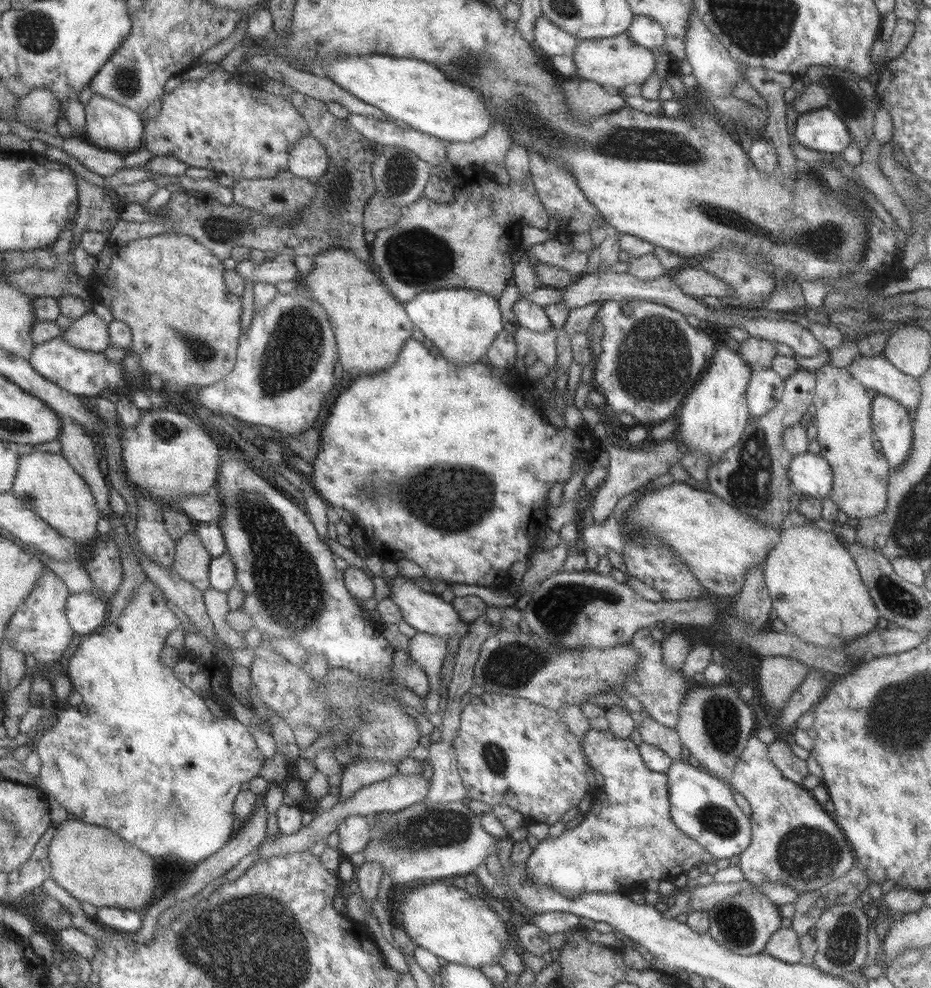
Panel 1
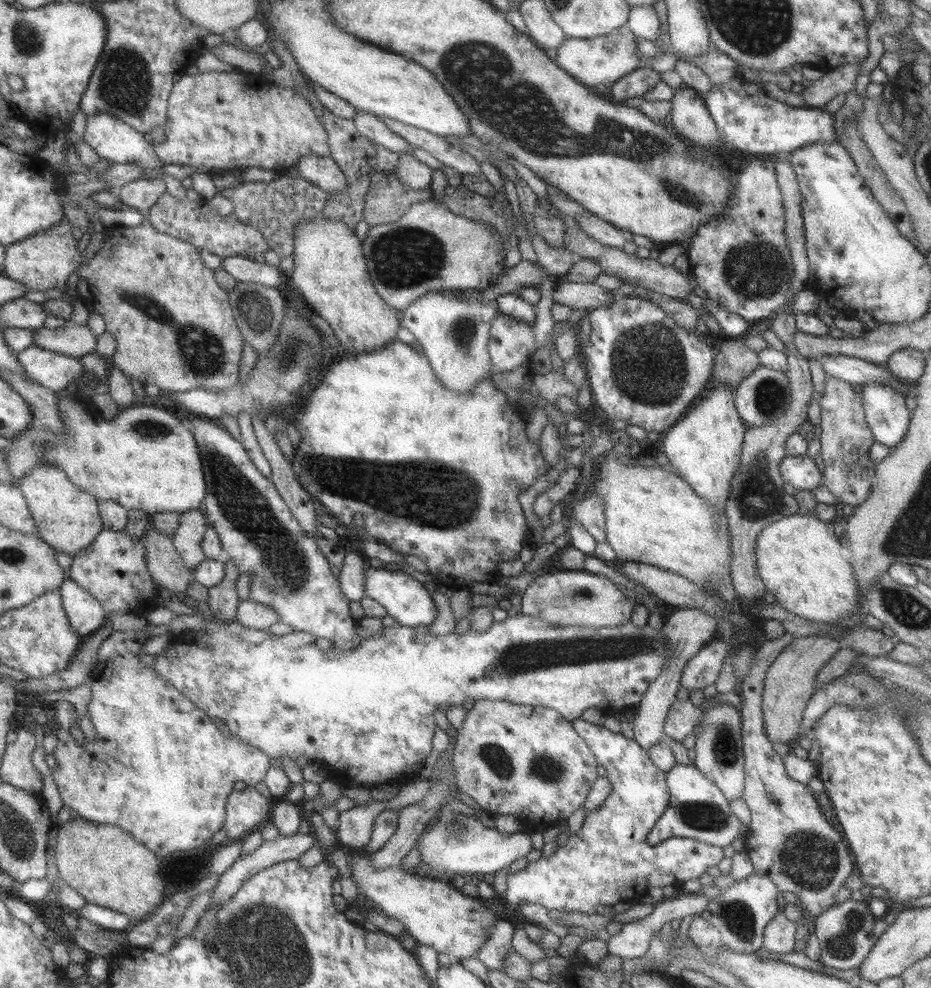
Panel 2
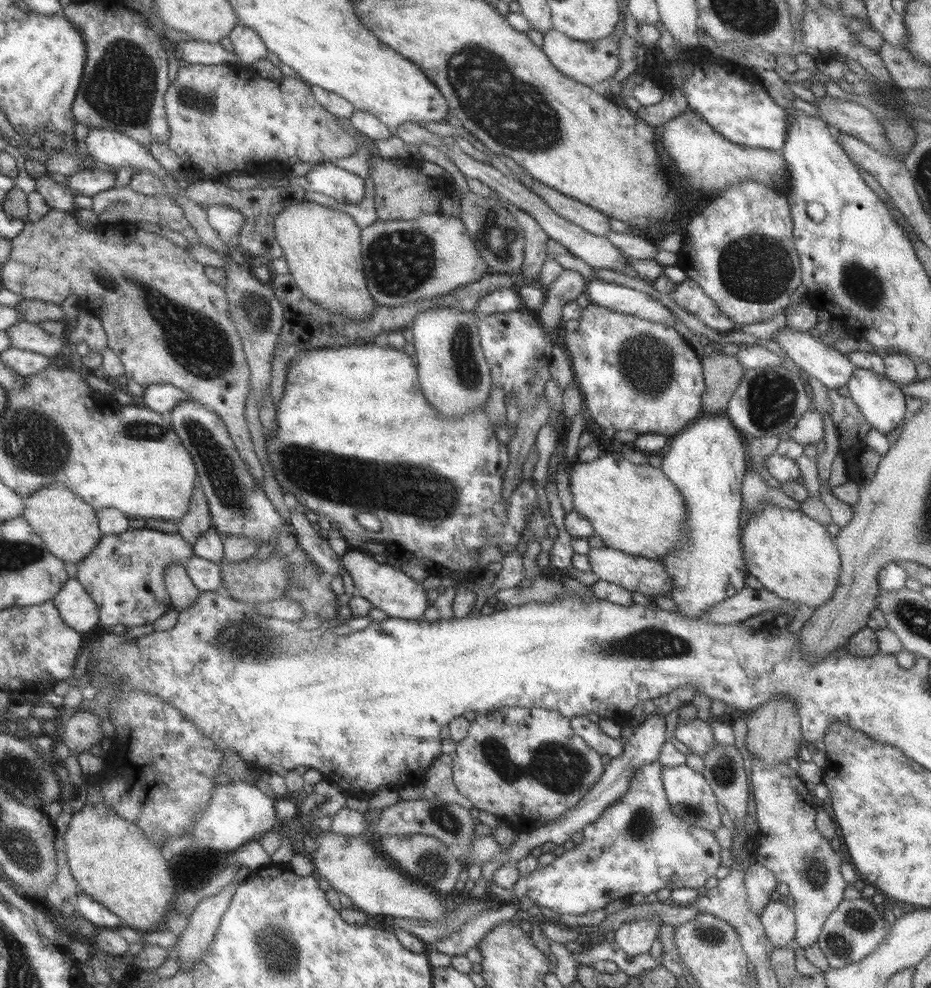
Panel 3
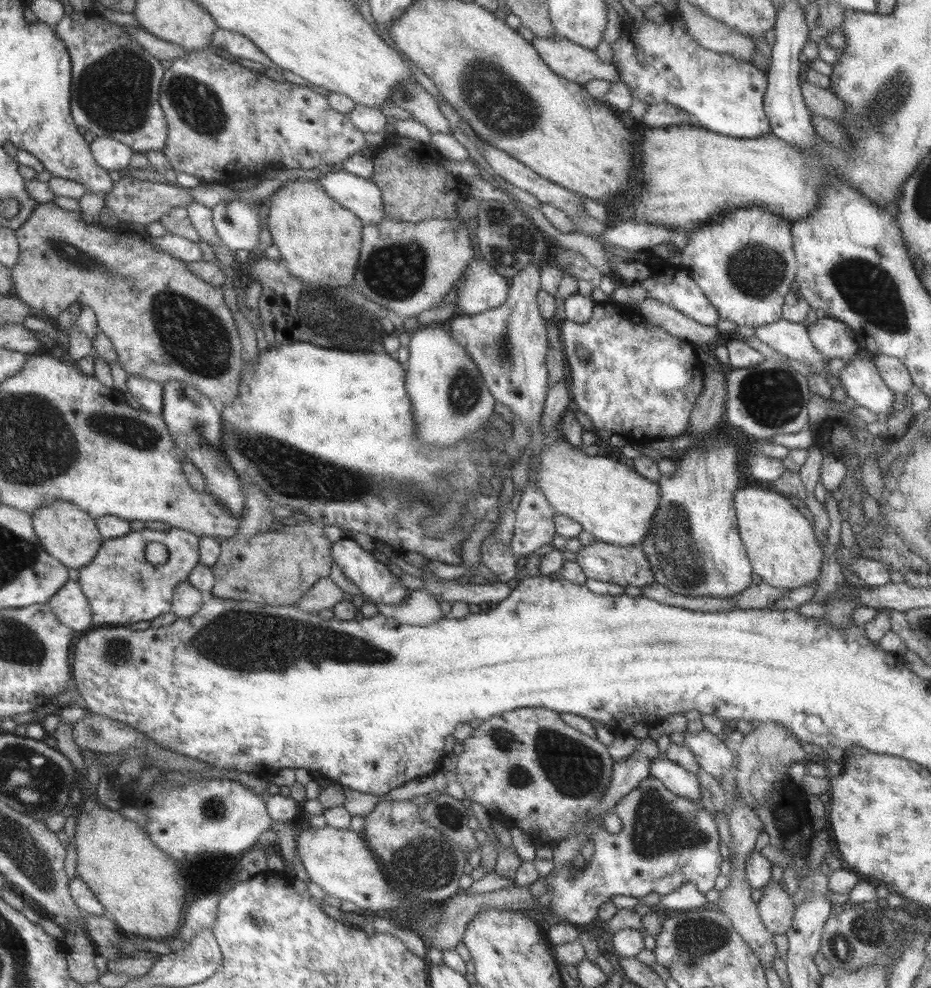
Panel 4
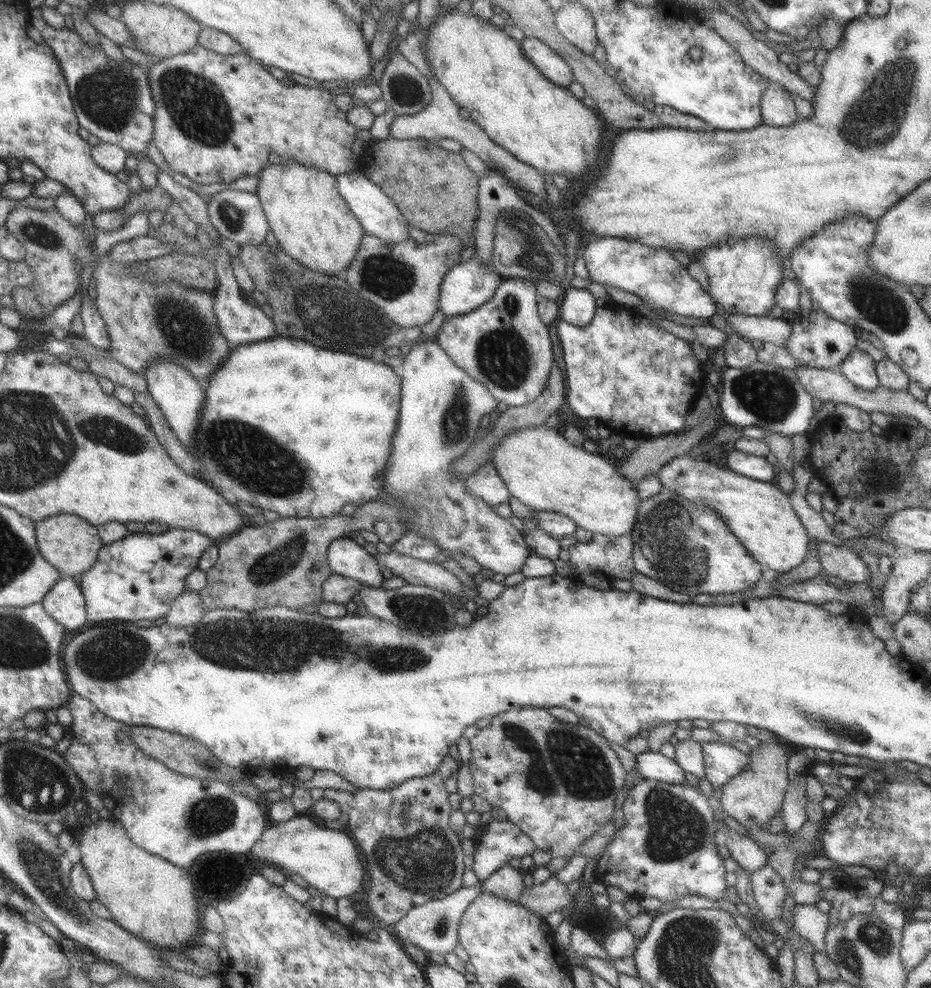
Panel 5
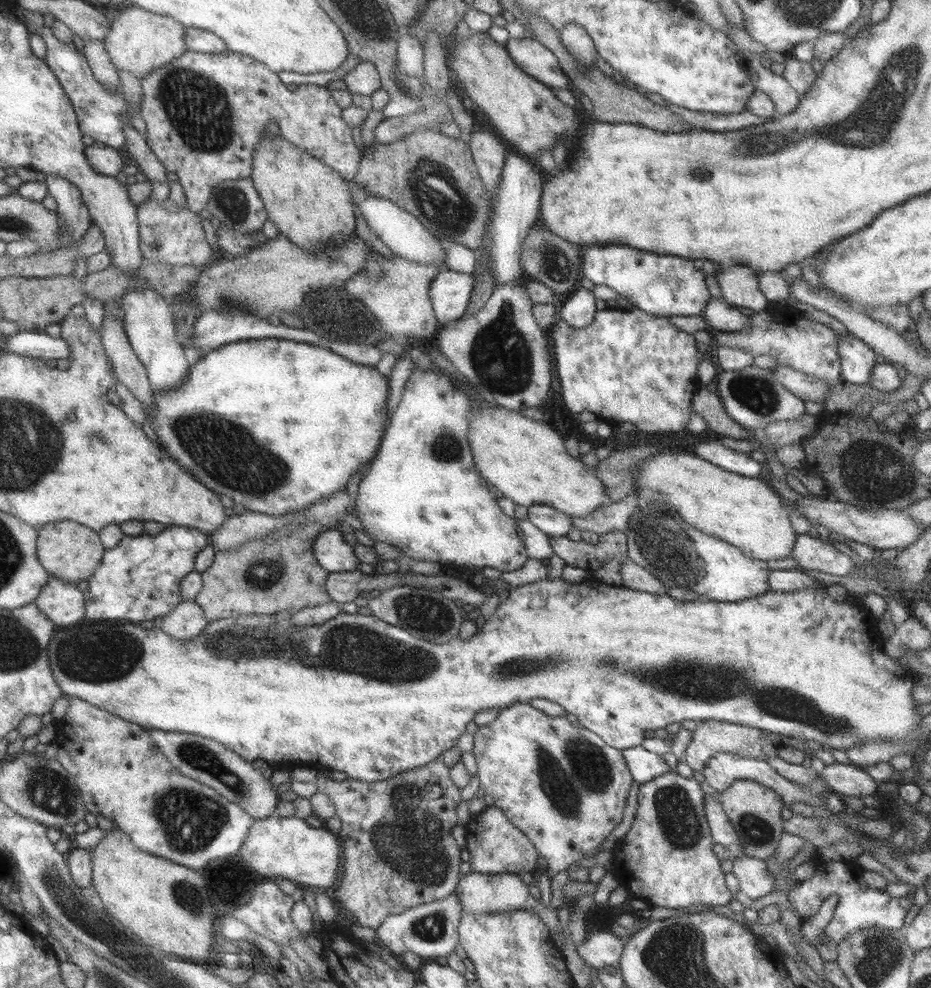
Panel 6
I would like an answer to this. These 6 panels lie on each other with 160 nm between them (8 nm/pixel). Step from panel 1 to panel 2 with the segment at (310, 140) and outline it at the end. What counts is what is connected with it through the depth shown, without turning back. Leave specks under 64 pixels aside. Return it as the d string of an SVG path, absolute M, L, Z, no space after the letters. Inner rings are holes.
M316 154L304 156L295 163L295 167L297 167L298 177L313 186L318 186L325 194L337 192L348 185L345 174L341 173L330 156Z

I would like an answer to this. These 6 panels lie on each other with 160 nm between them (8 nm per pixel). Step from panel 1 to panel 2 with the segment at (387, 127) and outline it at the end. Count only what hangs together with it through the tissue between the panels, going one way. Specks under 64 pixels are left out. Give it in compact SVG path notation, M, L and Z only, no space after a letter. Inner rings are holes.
M357 112L352 121L361 136L384 146L391 152L399 154L406 152L407 149L413 149L407 140L389 130L379 117L369 113Z

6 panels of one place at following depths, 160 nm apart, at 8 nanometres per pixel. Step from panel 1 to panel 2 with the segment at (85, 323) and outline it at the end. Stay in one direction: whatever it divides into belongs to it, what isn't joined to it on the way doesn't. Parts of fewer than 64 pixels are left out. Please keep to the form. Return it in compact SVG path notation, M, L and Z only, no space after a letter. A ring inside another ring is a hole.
M65 320L62 327L49 329L38 326L32 329L32 344L65 356L79 357L94 352L96 338L86 325Z

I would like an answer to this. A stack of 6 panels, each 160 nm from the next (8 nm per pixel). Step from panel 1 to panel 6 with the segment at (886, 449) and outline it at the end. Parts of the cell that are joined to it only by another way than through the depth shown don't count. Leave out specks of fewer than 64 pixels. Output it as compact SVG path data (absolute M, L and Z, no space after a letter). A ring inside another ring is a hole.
M851 333L837 335L837 354L840 358L841 380L851 384L868 383L874 365L874 352Z

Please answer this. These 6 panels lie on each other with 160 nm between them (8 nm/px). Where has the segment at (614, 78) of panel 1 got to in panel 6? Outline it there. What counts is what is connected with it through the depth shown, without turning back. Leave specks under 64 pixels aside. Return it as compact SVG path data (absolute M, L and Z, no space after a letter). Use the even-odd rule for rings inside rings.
M528 36L521 40L509 38L504 46L511 61L527 77L551 89L565 90L570 87L570 80L561 71L556 57L537 40Z

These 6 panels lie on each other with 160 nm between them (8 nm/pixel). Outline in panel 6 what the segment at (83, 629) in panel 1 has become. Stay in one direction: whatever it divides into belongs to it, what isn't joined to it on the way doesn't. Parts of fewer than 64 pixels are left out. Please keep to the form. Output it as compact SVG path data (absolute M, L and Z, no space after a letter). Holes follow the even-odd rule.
M49 577L34 598L37 608L56 626L69 626L86 621L84 595L75 585Z

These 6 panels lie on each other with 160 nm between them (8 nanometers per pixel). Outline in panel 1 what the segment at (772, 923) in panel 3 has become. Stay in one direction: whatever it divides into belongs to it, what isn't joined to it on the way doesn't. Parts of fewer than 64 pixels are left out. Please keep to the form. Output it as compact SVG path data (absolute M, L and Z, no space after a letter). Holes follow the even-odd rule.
M777 927L767 939L762 952L788 963L799 963L802 959L799 938L791 927Z

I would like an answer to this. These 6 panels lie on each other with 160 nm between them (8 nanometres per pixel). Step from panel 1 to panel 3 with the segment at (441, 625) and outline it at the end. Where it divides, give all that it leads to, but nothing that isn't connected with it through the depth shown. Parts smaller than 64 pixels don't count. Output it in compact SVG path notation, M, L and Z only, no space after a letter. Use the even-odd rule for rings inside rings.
M350 548L340 557L341 566L351 576L355 593L370 602L375 608L382 610L387 617L402 618L405 620L421 620L423 611L430 605L426 598L426 591L422 582L416 582L408 578L389 564L379 564L372 556Z

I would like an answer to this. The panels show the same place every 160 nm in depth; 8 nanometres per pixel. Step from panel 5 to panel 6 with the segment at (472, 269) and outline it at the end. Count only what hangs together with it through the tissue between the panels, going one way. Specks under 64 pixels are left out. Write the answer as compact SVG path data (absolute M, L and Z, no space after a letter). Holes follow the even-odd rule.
M441 269L428 286L428 297L433 315L439 324L449 325L457 321L467 308L474 275Z

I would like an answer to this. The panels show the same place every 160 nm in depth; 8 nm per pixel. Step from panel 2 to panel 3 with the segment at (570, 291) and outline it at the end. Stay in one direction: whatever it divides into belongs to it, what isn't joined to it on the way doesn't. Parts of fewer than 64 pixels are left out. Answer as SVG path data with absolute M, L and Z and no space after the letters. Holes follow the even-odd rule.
M593 278L584 288L590 304L603 306L612 312L633 315L637 318L672 326L674 317L651 294Z

